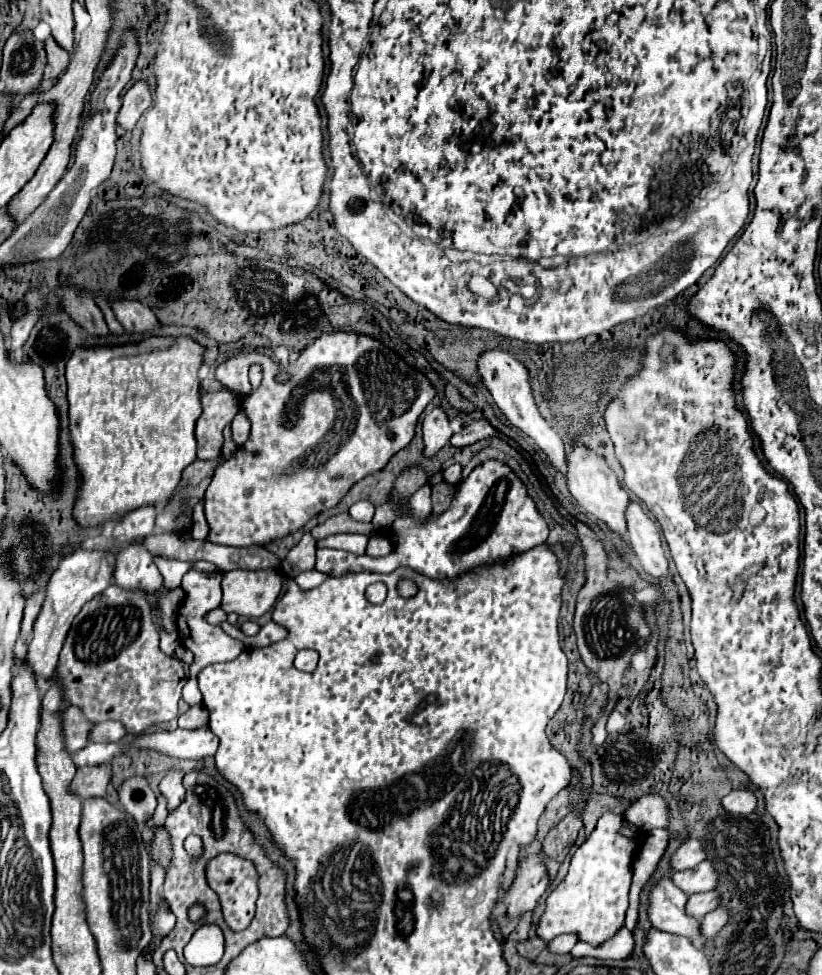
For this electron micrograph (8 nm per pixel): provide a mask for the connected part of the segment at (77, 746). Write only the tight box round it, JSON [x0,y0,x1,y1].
[63,706,93,752]

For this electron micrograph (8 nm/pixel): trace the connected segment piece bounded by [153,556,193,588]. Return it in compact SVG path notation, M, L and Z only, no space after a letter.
M153 556L153 560L155 560L155 566L159 568L159 572L161 572L167 588L177 588L177 586L181 586L183 574L193 568L193 562L183 562L183 560L177 560L177 558Z

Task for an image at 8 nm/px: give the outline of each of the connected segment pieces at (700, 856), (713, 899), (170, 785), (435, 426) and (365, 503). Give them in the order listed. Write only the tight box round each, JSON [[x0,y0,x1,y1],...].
[[671,838,707,870],[687,890,721,918],[159,770,185,812],[423,406,453,456],[349,500,375,522]]

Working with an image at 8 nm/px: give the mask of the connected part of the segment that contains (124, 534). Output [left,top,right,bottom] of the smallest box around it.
[113,506,157,540]

